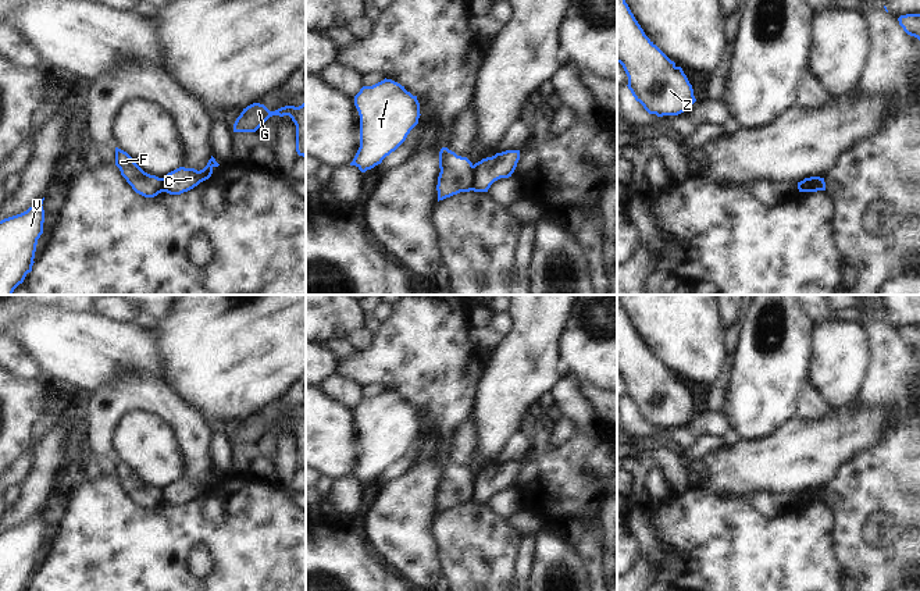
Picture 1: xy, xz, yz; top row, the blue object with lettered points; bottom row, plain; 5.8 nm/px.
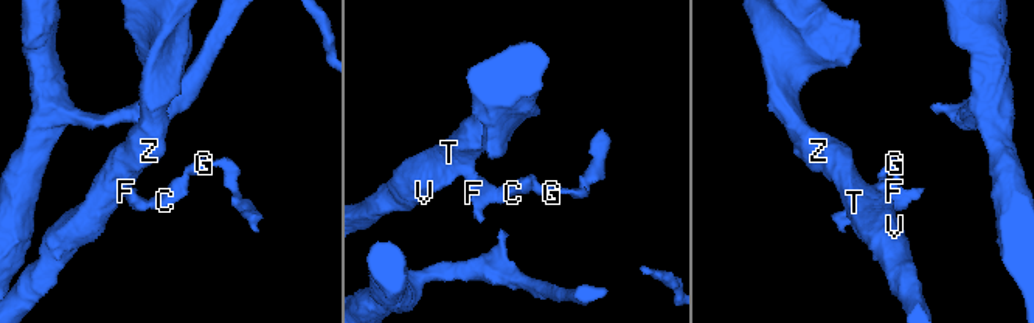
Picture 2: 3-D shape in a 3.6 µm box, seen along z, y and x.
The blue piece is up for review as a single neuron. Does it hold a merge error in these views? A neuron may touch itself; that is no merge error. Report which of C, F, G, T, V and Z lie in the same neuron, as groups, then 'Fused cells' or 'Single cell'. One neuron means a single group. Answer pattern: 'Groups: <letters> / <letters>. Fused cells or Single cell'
Groups: C G / F T V Z. Fused cells

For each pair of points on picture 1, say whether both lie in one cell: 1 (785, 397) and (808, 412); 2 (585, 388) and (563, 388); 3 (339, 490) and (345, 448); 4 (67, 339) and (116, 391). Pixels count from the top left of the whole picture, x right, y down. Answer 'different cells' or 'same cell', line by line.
1: different cells
2: different cells
3: different cells
4: different cells

